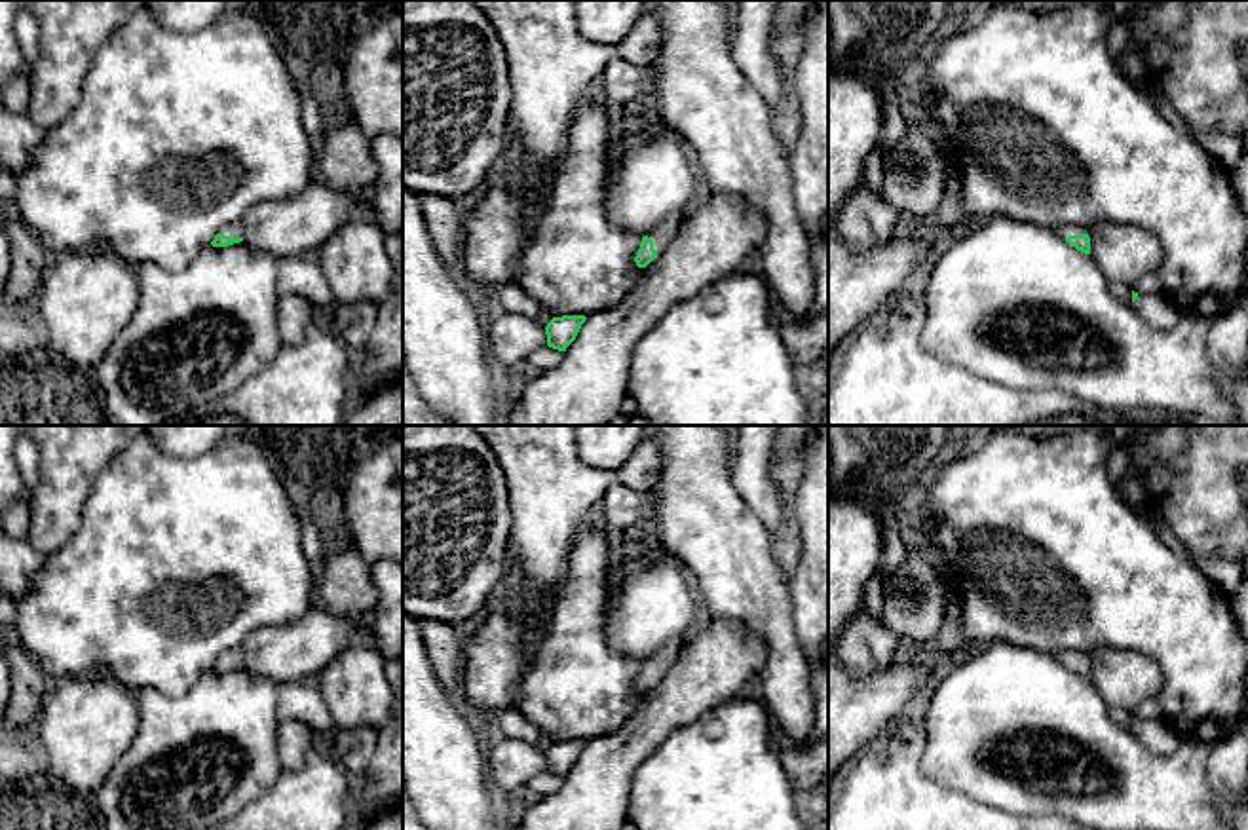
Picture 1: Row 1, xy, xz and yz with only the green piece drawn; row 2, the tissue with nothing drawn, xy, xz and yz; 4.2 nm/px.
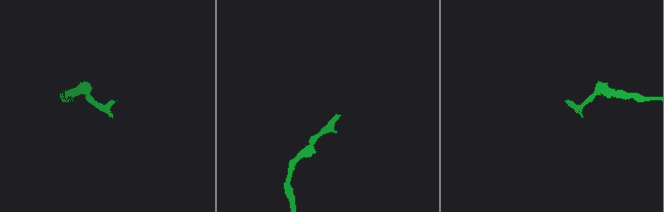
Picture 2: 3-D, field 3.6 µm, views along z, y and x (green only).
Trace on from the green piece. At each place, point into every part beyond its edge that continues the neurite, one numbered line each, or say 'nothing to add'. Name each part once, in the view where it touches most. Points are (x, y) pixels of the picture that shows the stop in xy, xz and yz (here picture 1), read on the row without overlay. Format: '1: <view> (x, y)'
1: yz (1064, 656)

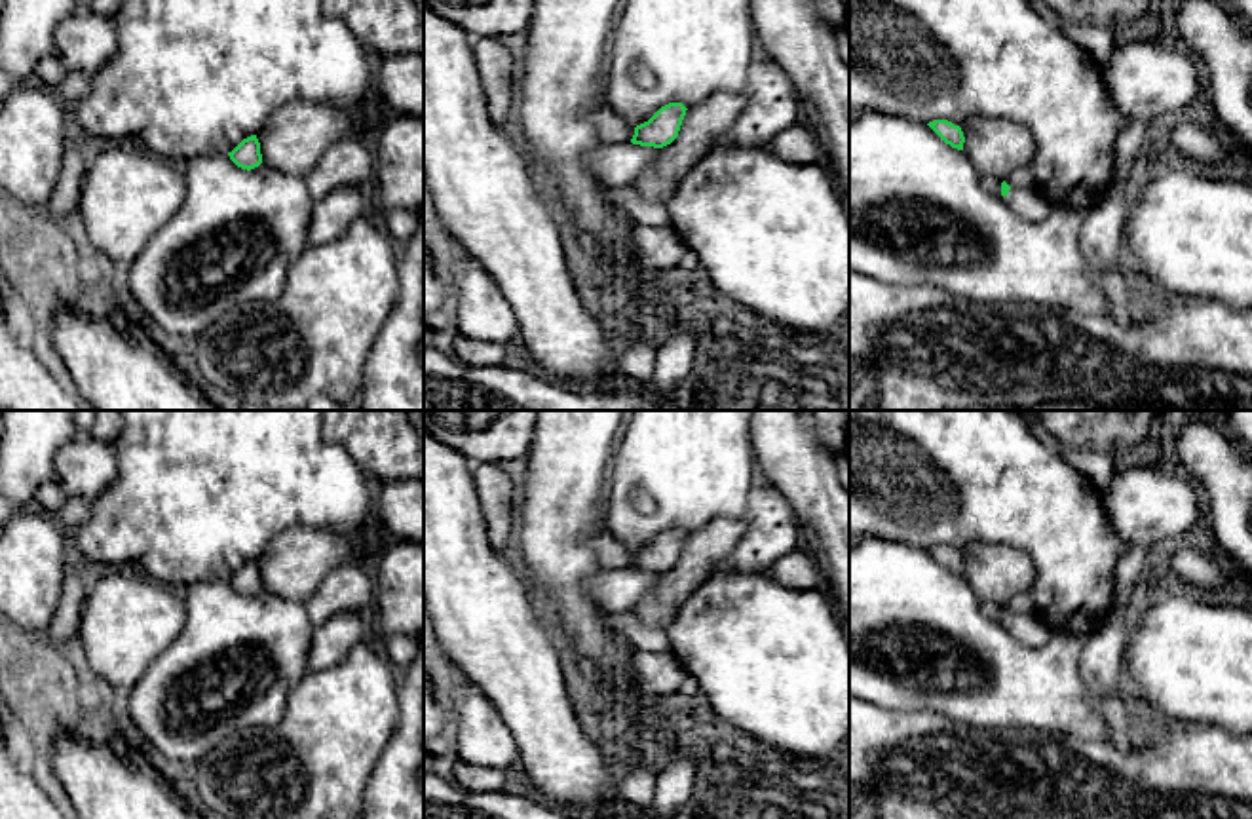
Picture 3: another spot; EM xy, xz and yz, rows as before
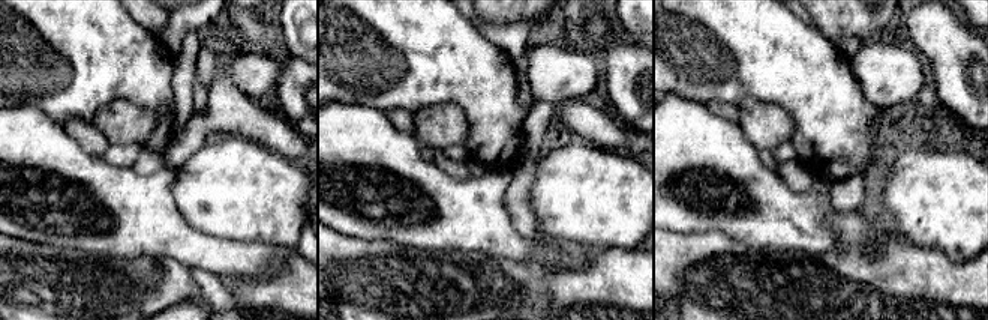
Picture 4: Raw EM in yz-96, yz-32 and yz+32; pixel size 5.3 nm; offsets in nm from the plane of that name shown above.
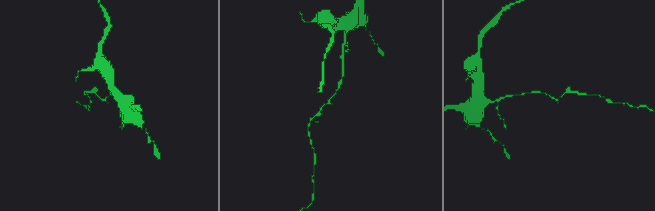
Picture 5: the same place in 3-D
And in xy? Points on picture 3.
nothing to add

